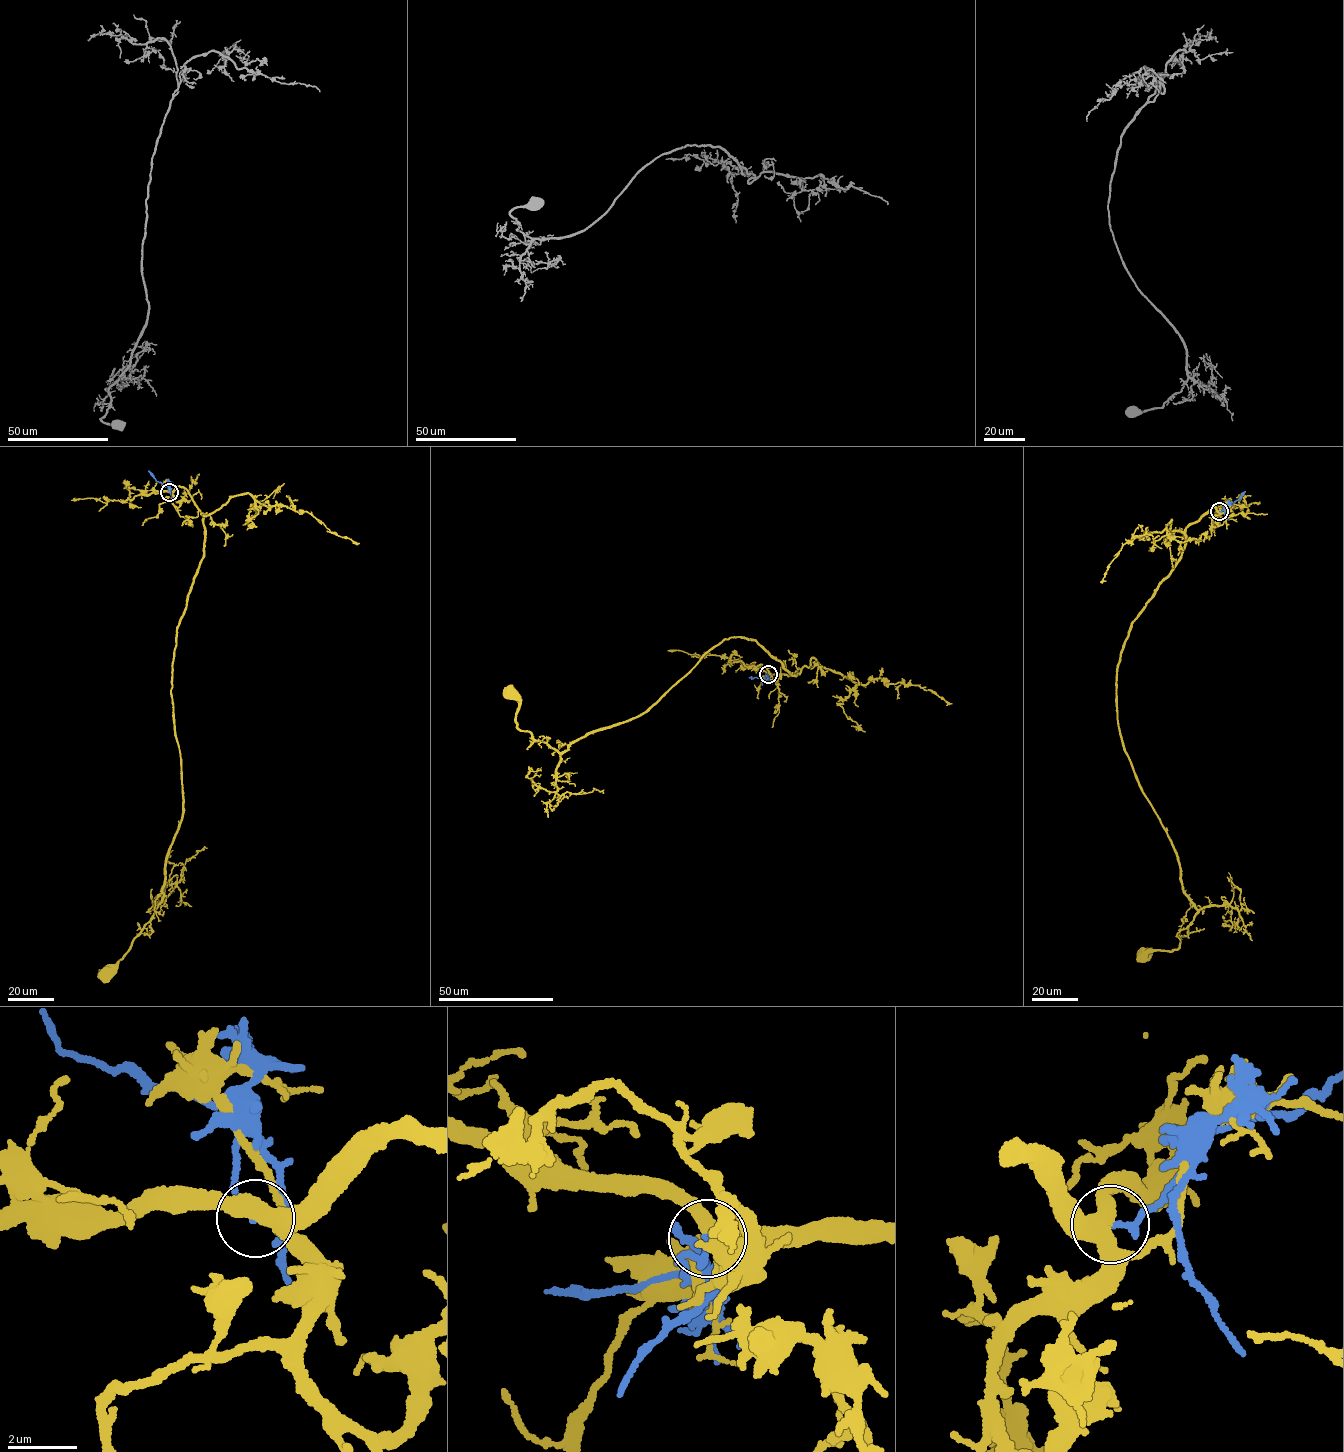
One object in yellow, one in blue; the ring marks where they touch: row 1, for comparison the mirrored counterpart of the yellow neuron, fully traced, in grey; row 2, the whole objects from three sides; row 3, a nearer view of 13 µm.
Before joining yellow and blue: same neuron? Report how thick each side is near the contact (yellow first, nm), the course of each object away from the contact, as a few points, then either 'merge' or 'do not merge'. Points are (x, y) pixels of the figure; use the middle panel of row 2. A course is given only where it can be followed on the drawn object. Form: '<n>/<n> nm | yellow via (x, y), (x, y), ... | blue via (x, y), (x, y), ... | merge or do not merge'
400/200 nm | yellow via (767, 674), (800, 672), (791, 676), (753, 640), (722, 640), (648, 709), (560, 753), (517, 727), (510, 692) | blue via (767, 674), (761, 678), (749, 677) | do not merge

